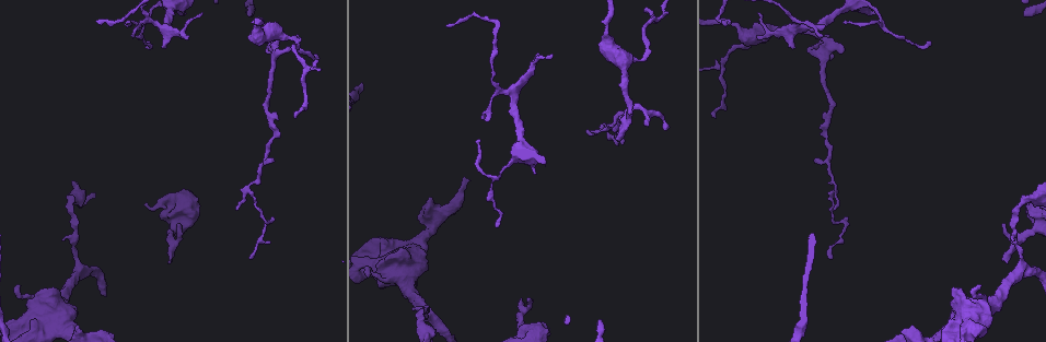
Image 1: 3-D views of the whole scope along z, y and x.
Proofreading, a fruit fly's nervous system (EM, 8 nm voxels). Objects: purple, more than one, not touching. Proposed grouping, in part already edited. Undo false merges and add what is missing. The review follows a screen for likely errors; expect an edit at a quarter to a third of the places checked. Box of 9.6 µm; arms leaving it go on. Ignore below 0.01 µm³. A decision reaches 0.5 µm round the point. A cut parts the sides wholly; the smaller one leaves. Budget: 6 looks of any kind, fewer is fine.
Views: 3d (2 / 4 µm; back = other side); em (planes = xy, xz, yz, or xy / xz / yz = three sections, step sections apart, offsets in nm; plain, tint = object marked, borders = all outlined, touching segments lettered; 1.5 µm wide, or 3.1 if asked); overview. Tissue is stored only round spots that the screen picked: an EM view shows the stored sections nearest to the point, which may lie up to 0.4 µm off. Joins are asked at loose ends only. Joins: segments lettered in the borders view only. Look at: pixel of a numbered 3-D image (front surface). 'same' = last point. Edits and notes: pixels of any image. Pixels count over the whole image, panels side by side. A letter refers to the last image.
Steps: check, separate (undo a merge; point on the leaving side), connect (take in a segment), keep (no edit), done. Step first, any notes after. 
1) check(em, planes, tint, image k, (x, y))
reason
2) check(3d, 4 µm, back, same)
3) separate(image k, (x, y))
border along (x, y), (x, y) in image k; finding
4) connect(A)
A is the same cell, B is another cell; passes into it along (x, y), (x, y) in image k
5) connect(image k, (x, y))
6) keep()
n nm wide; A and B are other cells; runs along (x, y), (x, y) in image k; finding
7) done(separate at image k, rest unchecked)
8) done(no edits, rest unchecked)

check(em, planes, borders, image 1, (236, 209))
free end

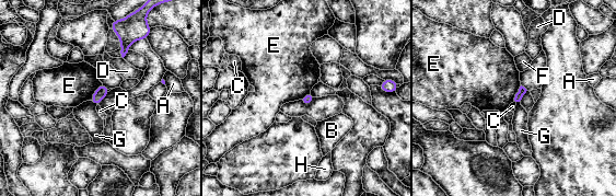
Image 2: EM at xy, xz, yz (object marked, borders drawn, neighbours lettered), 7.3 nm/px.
keep()
70 nm wide; A, B, C, D, E, F, G and H are other cells; no lettered segment goes on from it

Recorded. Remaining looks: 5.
check(em, planes, borders, image 1, (162, 47))
free end

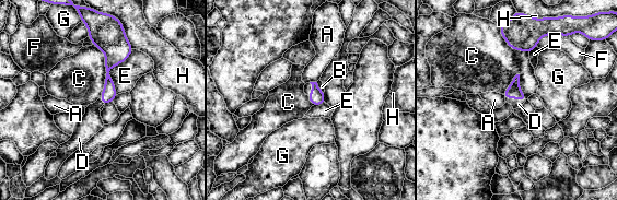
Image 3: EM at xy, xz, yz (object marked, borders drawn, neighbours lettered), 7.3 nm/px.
connect(image 3, (515, 104))
D is the same cell, A, B, C, E, F, G and H are other cells; the neuron continues

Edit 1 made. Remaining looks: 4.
check(overview)
see it whole again

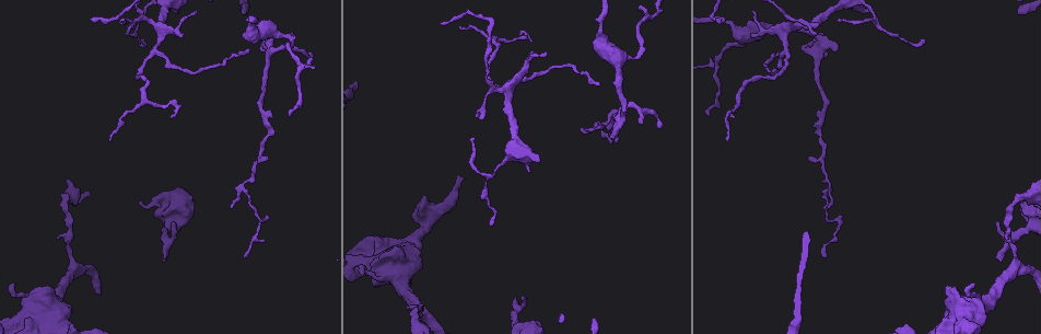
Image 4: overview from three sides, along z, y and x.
check(3d, 4 µm, image 4, (1000, 261))
an open end

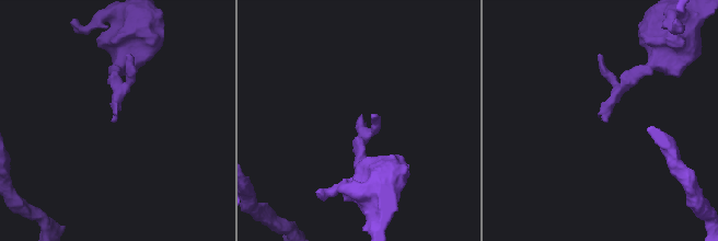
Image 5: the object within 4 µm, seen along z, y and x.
check(em, xz, step 4, tint, image 5, (360, 116))

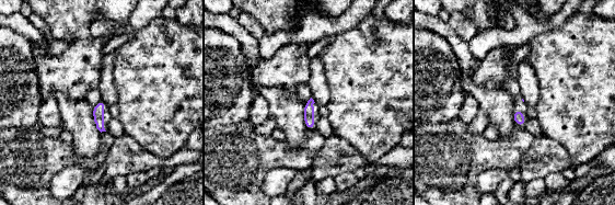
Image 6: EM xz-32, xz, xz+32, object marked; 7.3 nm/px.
check(em, planes, borders, same)
another direction

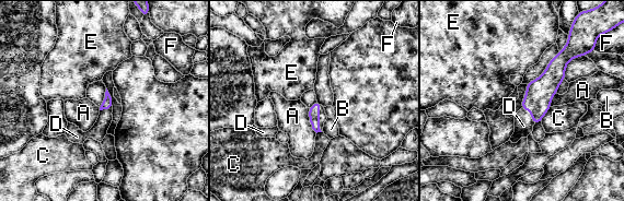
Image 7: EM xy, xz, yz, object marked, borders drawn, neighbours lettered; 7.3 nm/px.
connect(image 7, (323, 117))
D touches over 200 nm; D is the same cell, A, B, C, E and F are other cells; the neuron continues

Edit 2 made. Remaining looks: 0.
done(connect at image 3, connect at image 7, rest unchecked)

